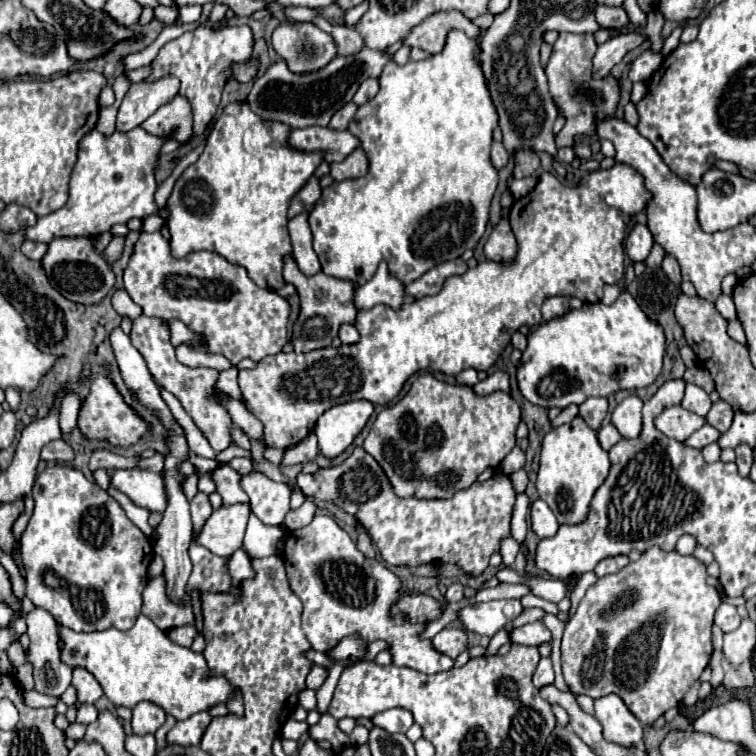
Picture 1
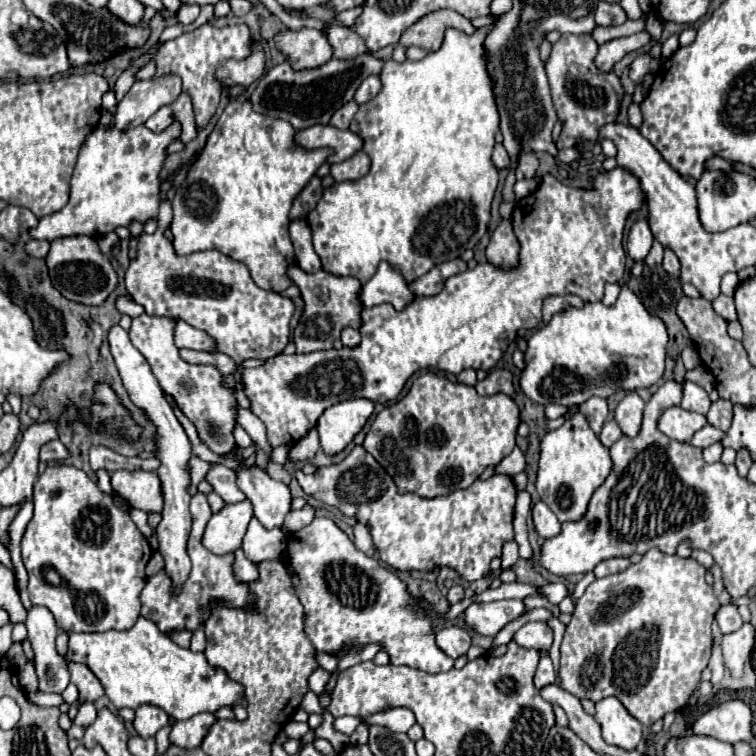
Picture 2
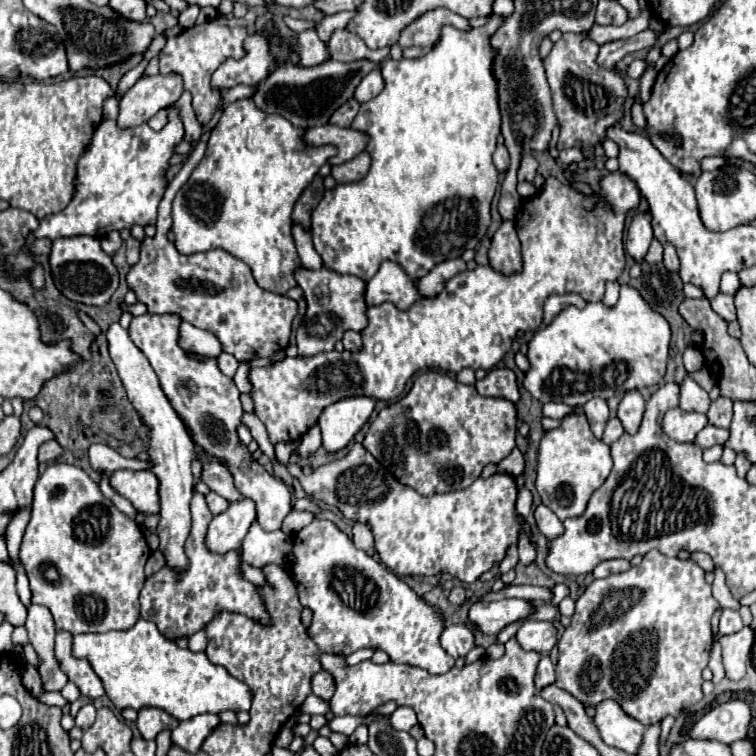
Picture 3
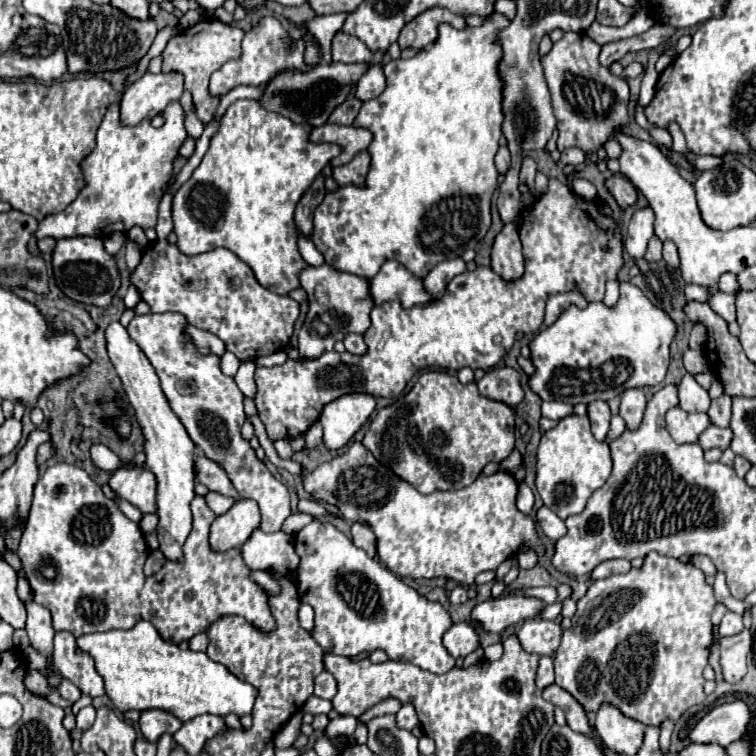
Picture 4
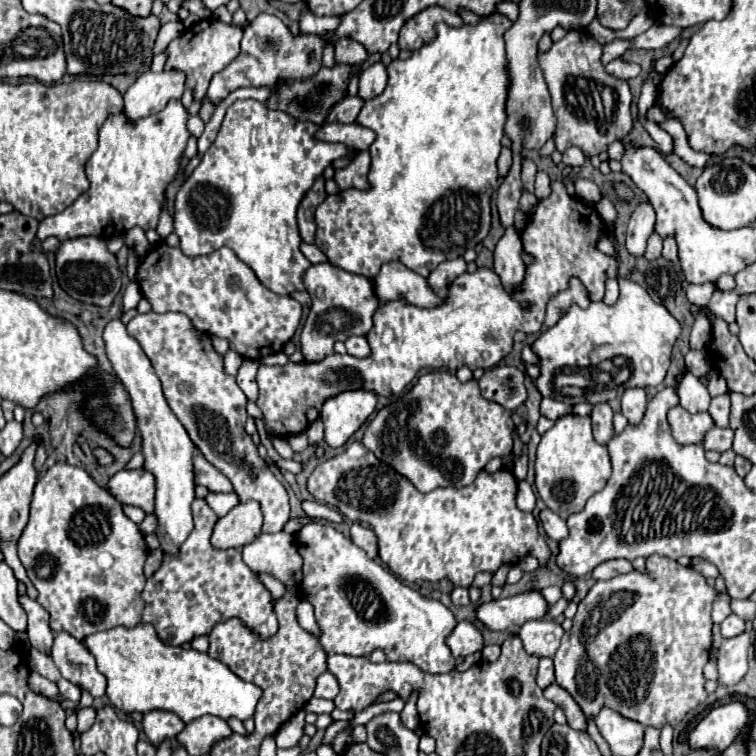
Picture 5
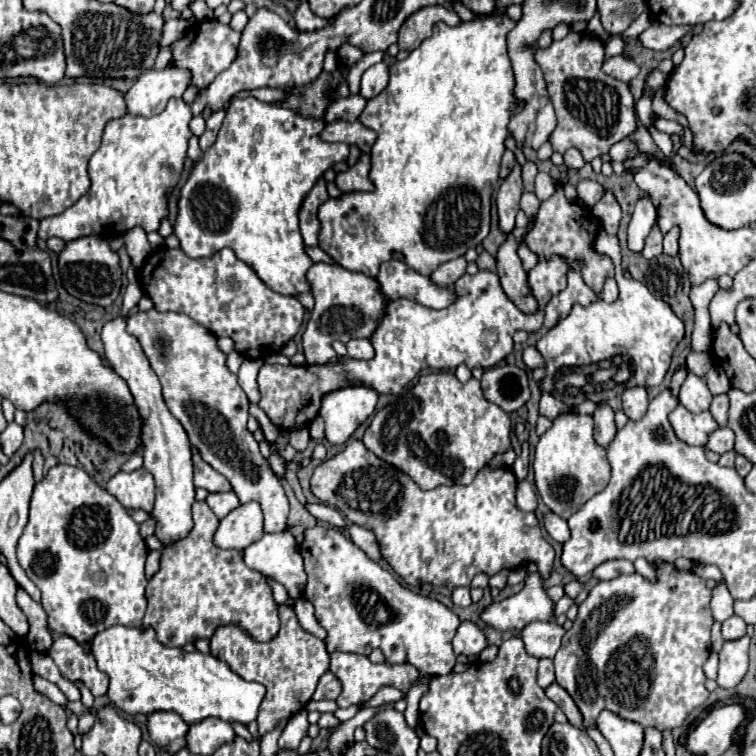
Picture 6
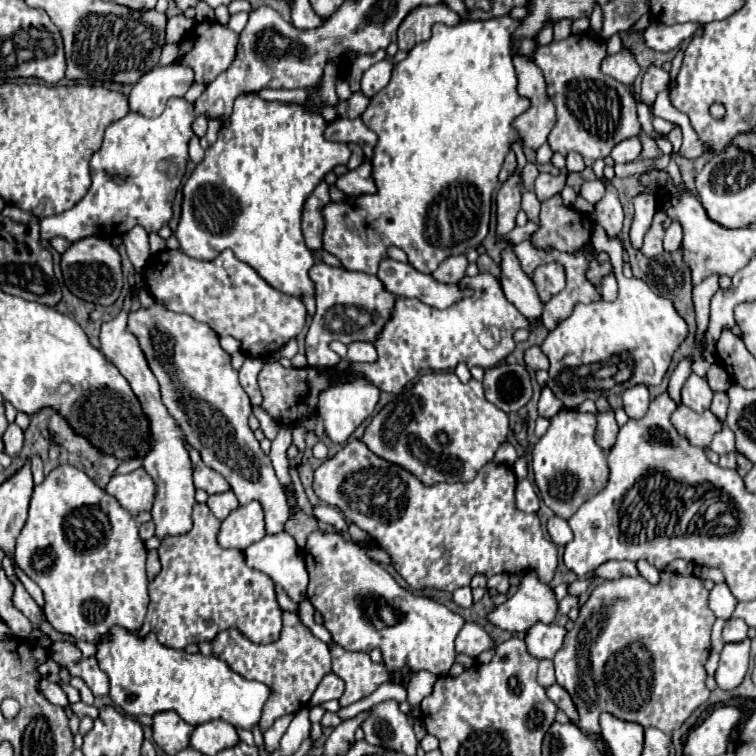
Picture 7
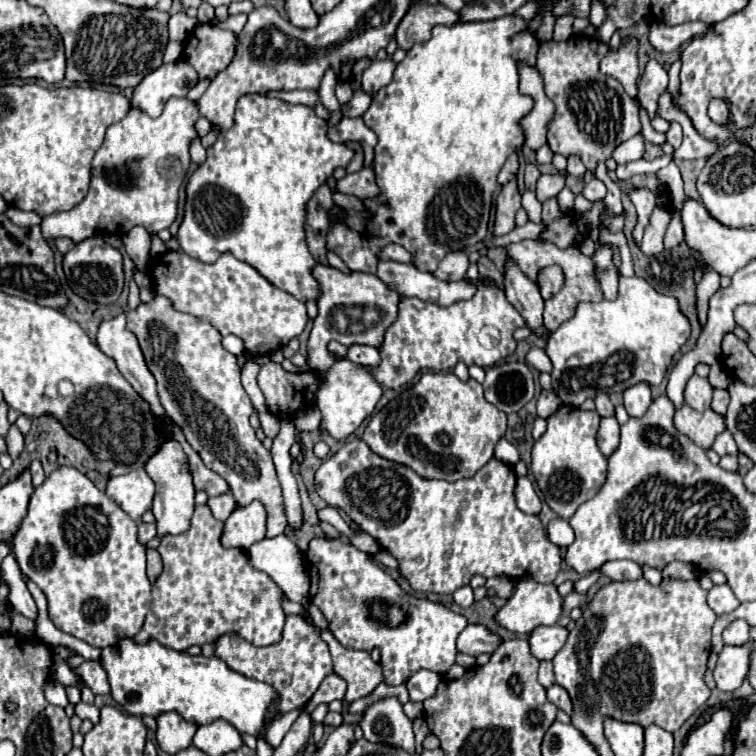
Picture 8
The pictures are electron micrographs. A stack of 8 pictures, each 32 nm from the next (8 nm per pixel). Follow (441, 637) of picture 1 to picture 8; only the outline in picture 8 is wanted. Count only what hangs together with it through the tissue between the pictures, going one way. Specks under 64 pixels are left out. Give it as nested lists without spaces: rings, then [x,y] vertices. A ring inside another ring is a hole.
[[[470,624],[458,636],[458,652],[470,654],[470,656],[492,654],[500,644],[502,644],[502,638],[480,624]]]

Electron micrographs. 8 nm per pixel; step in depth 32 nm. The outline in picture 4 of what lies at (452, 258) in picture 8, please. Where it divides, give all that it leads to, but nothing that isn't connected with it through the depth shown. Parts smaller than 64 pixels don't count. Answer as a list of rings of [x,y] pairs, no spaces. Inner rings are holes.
[[[454,258],[454,260],[446,260],[446,262],[440,262],[426,278],[424,278],[424,286],[428,288],[428,292],[432,292],[434,296],[440,296],[448,282],[456,276],[456,274],[462,274],[466,270],[466,262],[462,258]]]

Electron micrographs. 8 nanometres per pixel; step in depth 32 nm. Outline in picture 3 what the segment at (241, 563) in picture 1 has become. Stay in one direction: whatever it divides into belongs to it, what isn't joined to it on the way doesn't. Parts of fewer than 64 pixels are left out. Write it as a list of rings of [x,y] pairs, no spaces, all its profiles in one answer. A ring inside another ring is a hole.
[[[242,562],[242,570],[244,570],[244,576],[246,576],[252,584],[256,584],[256,586],[268,584],[268,580],[266,580],[266,576],[264,576],[264,572],[262,572],[260,568],[252,568],[250,564],[244,564],[244,562]]]

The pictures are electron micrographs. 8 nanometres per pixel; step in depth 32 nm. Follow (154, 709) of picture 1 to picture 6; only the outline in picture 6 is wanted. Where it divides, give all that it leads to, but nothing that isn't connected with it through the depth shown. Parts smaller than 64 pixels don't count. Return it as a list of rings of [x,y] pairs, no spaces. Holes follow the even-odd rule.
[[[154,712],[148,716],[150,738],[158,748],[164,748],[168,754],[176,754],[186,746],[188,724],[176,716],[176,712]]]

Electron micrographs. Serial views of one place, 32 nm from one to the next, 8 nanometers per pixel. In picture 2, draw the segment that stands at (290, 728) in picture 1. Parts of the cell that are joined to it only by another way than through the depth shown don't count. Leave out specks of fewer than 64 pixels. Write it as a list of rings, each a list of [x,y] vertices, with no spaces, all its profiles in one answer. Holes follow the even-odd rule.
[[[290,720],[284,730],[286,730],[286,734],[288,734],[290,738],[302,738],[310,728],[308,728],[306,722],[294,722],[294,720]]]

